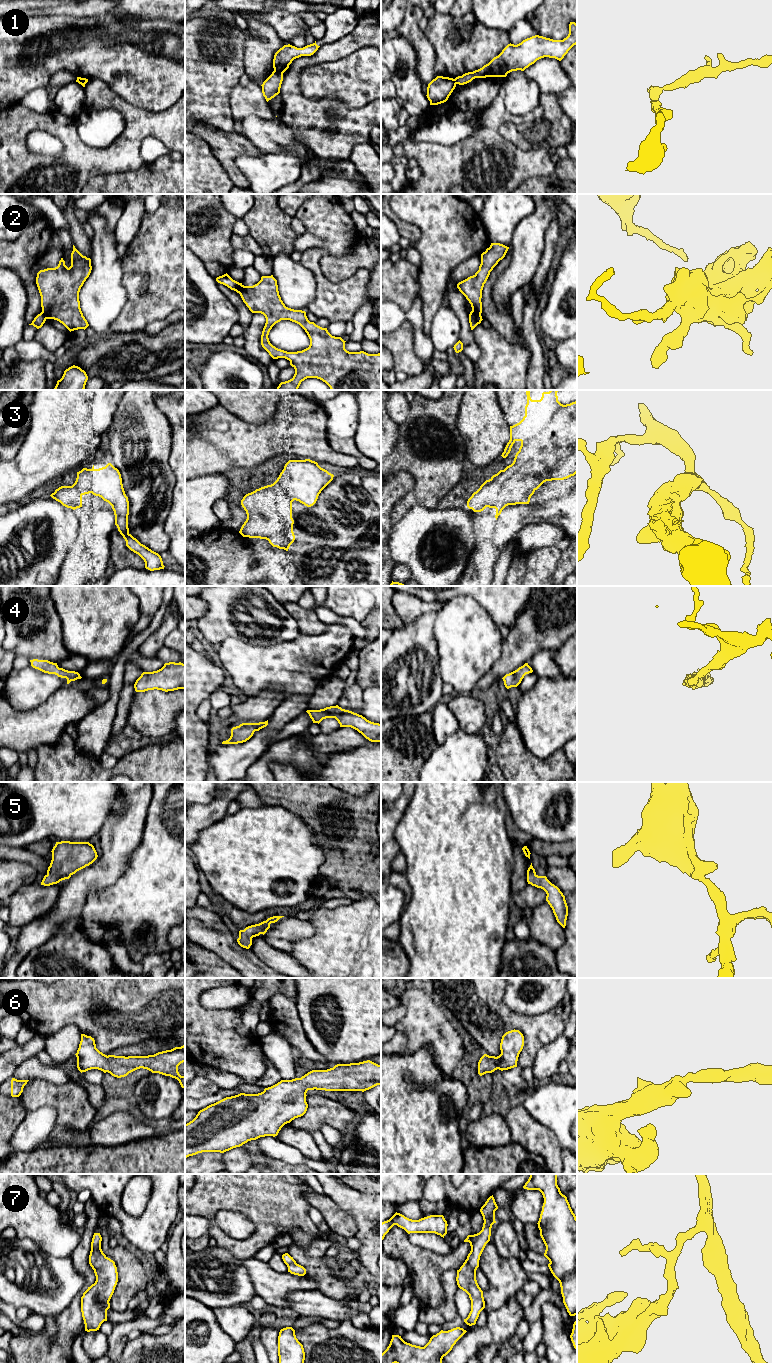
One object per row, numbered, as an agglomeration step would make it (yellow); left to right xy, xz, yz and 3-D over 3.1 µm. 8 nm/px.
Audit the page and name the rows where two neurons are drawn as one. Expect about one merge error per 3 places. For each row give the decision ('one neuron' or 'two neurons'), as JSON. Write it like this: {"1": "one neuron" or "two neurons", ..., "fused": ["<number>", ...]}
{"1": "two neurons", "2": "two neurons", "3": "one neuron", "4": "one neuron", "5": "one neuron", "6": "one neuron", "7": "one neuron", "fused": ["1", "2"]}

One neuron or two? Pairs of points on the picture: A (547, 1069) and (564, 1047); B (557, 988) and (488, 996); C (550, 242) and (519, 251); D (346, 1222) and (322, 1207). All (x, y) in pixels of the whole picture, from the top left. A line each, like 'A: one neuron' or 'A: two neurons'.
A: one neuron
B: two neurons
C: two neurons
D: one neuron

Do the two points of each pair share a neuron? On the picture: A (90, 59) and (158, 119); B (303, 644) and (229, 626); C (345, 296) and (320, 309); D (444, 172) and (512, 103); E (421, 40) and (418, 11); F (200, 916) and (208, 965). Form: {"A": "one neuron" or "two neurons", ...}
{"A": "two neurons", "B": "two neurons", "C": "one neuron", "D": "two neurons", "E": "one neuron", "F": "two neurons"}

